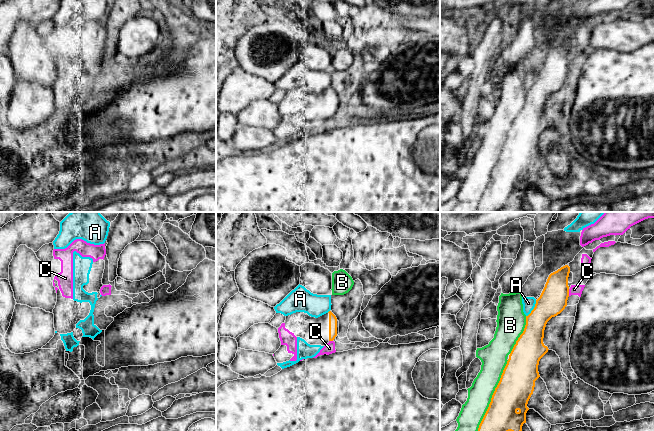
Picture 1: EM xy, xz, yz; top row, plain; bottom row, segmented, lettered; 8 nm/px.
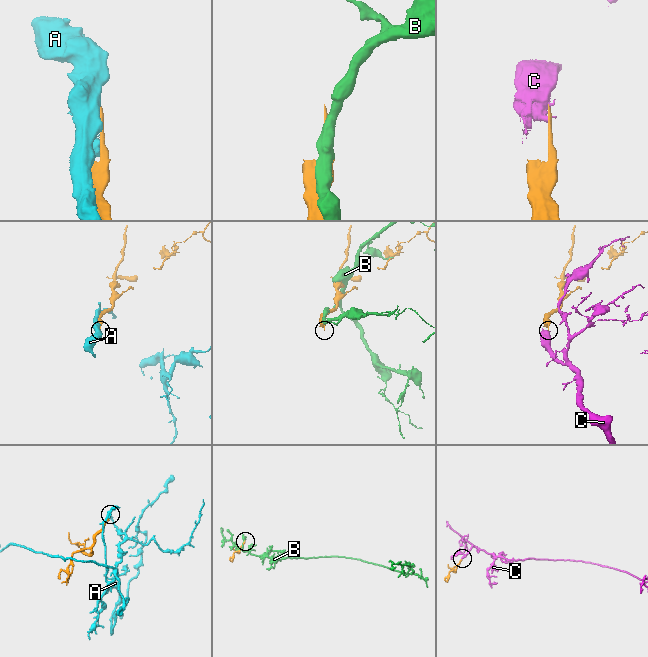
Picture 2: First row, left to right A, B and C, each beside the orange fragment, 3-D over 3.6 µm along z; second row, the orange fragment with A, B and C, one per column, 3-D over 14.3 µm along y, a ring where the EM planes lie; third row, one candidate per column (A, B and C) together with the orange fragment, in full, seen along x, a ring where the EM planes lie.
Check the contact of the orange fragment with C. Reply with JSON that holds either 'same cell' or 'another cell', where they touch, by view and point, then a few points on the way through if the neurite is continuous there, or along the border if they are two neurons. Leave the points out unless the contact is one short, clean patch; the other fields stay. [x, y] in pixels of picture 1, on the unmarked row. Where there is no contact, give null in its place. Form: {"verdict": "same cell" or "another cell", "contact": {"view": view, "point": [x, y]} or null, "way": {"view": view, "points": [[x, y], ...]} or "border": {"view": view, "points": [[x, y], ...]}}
{"verdict": "same cell", "contact": {"view": "yz", "point": [568, 68]}, "way": {"view": "yz", "points": [[553, 75], [560, 68], [568, 68], [574, 65]]}}

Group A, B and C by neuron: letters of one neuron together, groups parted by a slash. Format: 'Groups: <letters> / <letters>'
Groups: A / B / C

